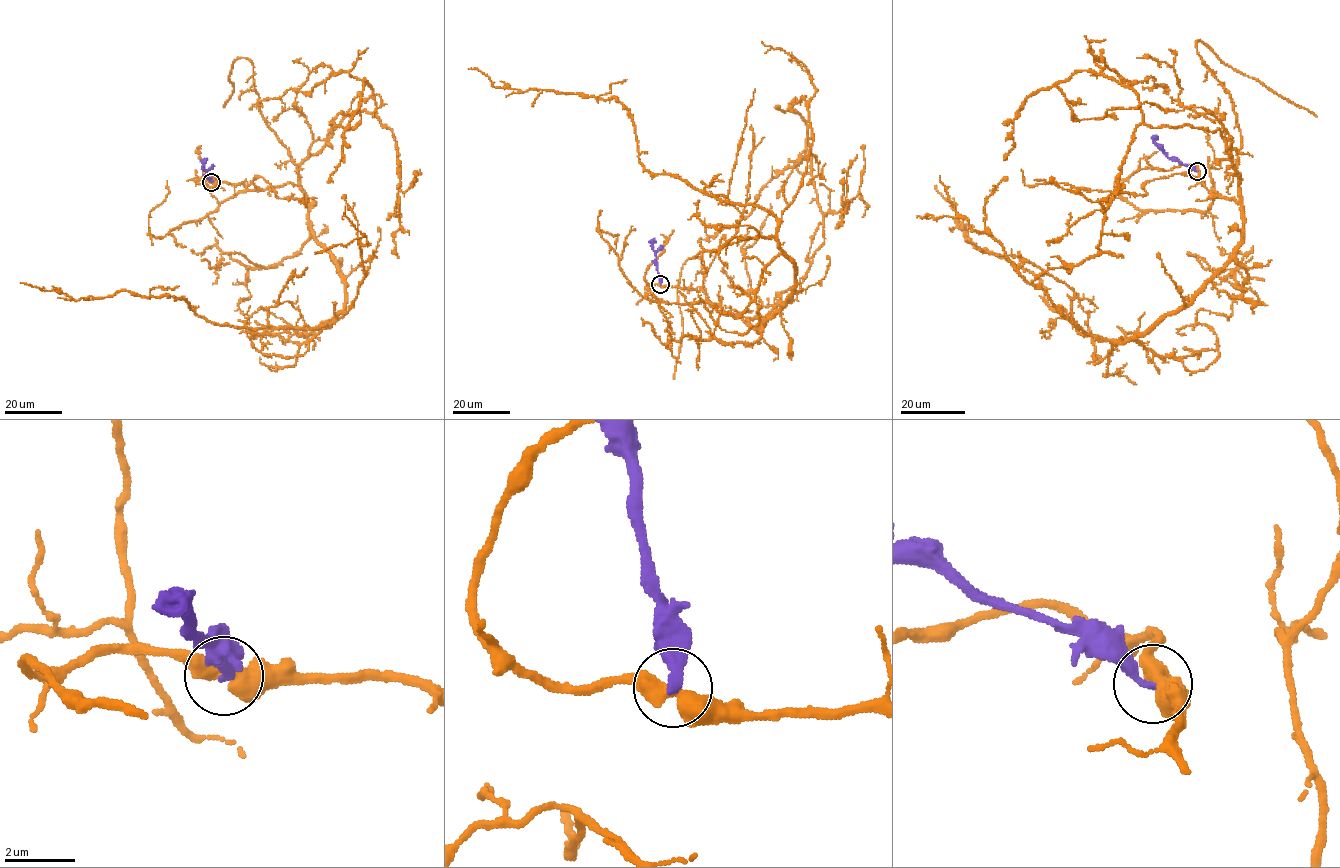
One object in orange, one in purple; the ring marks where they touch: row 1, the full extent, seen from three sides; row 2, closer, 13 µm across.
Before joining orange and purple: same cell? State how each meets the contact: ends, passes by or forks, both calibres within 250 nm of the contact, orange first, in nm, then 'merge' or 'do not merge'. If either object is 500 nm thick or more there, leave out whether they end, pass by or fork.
orange passes by | purple ends | 480/320 nm | do not merge

